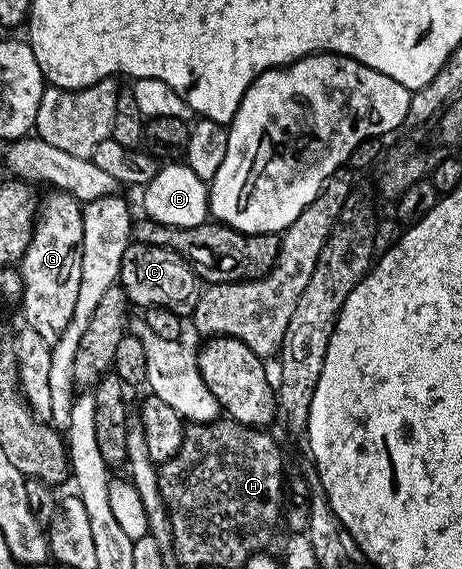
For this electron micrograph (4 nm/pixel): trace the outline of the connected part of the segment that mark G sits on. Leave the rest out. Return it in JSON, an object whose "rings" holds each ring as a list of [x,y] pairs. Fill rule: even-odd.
{"rings":[[[52,189],[48,193],[48,200],[45,203],[43,200],[42,206],[39,208],[32,240],[23,259],[18,264],[18,270],[20,279],[24,282],[22,292],[23,322],[51,345],[62,337],[62,329],[66,329],[66,325],[70,325],[70,317],[74,317],[74,304],[78,298],[78,281],[82,281],[80,246],[82,245],[82,213],[84,208],[80,200],[62,190]]]}

